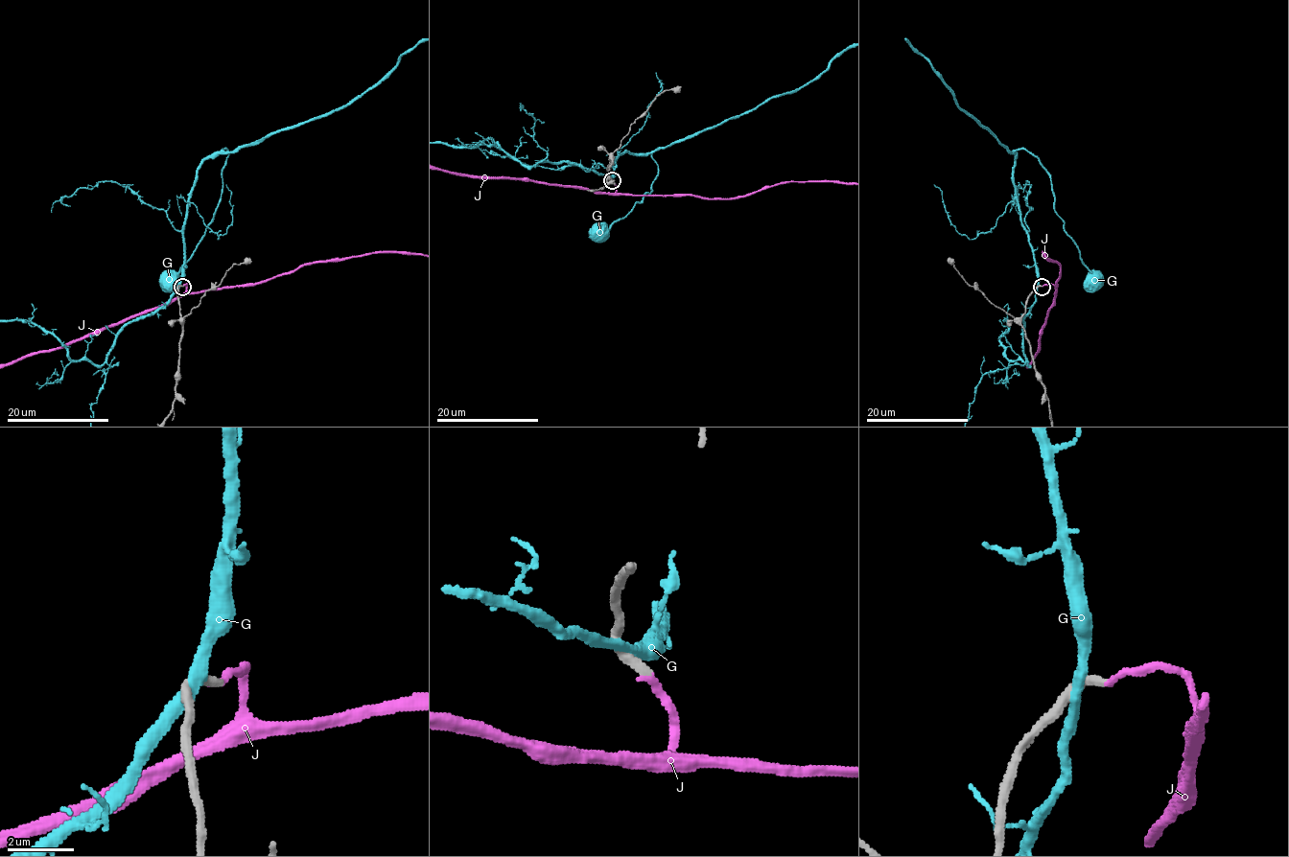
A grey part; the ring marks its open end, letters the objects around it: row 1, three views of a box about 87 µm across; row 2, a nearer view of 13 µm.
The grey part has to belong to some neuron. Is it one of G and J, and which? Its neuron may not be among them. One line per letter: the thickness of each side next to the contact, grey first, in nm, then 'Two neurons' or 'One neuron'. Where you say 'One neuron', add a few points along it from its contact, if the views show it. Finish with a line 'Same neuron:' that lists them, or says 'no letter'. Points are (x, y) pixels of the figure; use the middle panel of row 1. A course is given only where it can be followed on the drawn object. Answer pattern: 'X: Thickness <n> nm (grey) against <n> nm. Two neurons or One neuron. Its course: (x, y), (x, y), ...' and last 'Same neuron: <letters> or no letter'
G: Thickness 400 nm (grey) against 360 nm. Two neurons
J: Thickness 320 nm (grey) against 200 nm. One neuron
Same neuron: J

